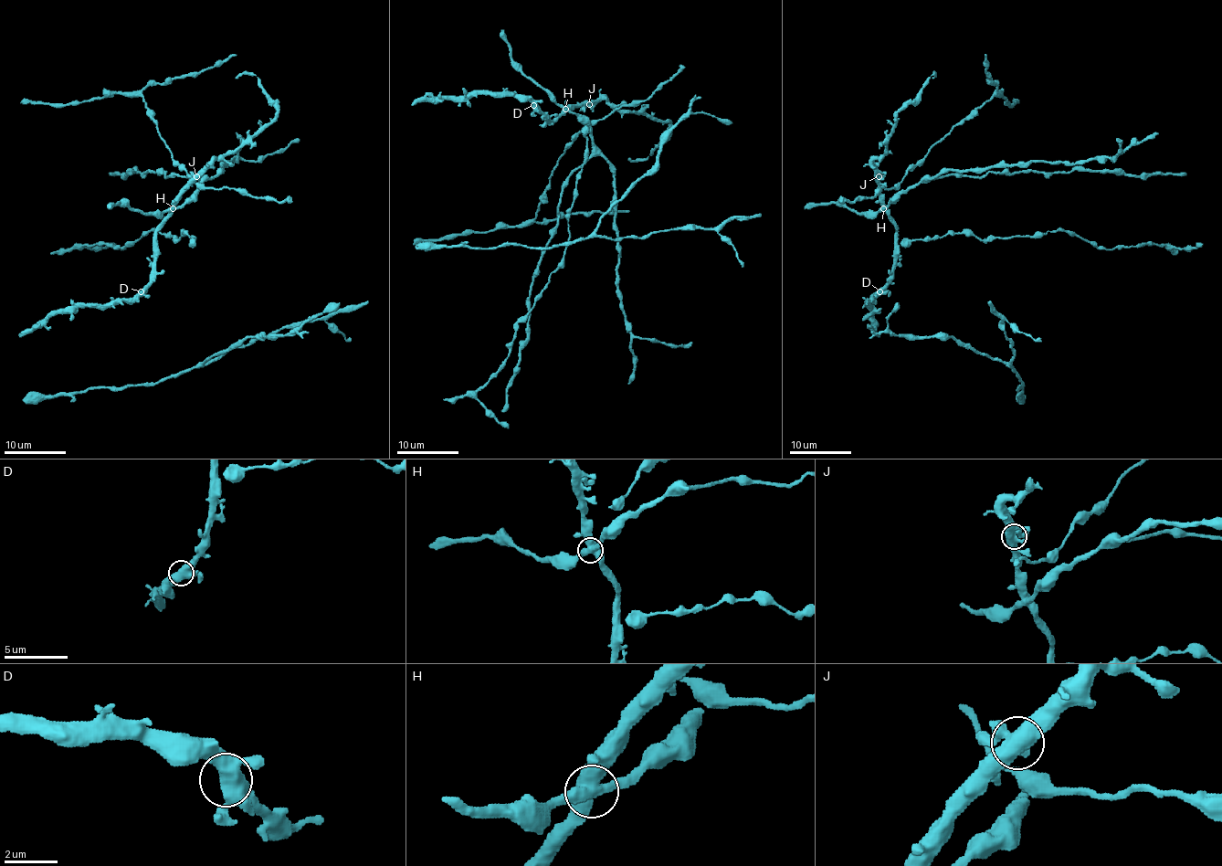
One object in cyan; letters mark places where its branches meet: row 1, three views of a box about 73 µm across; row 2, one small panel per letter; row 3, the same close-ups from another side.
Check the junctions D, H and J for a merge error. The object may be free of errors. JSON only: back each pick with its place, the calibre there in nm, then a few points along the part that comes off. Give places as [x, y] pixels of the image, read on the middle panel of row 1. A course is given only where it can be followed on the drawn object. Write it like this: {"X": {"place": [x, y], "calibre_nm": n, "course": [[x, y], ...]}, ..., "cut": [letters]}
{"cut": []}

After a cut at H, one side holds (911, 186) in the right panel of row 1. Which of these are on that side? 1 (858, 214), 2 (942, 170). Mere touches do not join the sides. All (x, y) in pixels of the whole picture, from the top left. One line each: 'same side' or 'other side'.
1: same side
2: same side

